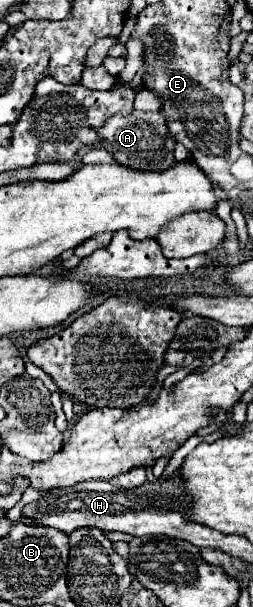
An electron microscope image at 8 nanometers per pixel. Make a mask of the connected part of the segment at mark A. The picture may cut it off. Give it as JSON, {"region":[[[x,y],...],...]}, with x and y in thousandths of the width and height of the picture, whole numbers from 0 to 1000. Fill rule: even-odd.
{"region":[[[526,181],[502,194],[447,191],[391,217],[399,231],[423,234],[415,247],[431,247],[462,267],[510,273],[510,277],[557,277],[557,280],[652,280],[668,270],[684,270],[684,244],[692,234],[668,224],[652,211],[652,191],[636,185],[589,188],[589,185],[542,185]]]}

